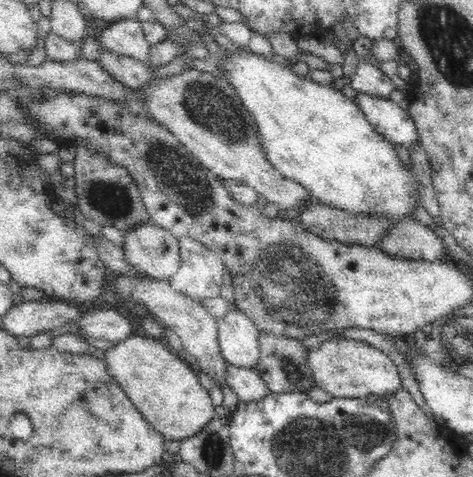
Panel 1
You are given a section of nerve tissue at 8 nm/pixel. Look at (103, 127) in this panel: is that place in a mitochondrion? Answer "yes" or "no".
no

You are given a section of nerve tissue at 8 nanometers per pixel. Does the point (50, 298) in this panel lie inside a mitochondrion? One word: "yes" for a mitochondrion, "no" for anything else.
no

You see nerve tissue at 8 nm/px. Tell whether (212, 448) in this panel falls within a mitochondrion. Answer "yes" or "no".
yes

